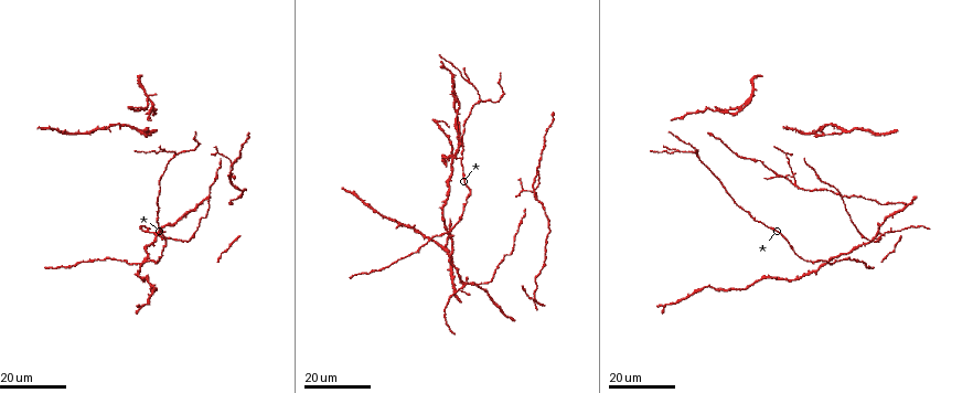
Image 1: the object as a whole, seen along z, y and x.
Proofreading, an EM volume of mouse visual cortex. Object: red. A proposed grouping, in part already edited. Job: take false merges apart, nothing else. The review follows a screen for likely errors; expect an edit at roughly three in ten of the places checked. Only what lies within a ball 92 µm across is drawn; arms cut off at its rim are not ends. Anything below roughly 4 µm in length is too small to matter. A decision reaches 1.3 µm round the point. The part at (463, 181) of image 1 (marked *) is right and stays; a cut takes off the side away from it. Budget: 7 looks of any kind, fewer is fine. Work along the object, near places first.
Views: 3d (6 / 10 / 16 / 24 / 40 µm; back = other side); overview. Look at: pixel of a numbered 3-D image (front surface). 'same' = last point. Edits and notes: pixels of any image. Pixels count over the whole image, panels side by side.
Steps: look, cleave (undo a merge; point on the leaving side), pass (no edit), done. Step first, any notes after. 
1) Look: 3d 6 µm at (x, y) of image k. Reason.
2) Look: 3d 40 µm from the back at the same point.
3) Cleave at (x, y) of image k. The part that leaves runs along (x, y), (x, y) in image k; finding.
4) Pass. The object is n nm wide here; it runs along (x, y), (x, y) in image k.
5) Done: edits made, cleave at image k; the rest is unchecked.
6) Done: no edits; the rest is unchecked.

Look: 3d 16 µm at (828, 264) of image 1. Looks like a crossing.

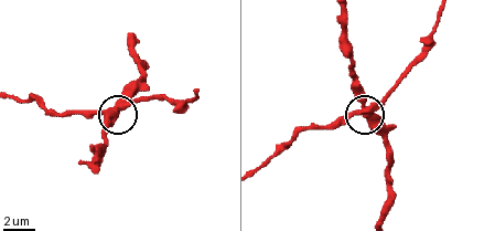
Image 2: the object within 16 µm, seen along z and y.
Look: 3d 10 µm at (364, 110) of image 2. Closer look.

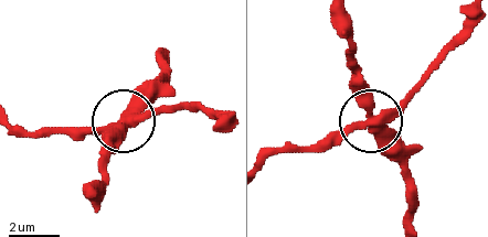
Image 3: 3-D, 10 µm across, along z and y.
Pass. The side arm is 63 µm long; it runs along (474, 23), (399, 105), (375, 119), (354, 56) in image 3; all the same cell.

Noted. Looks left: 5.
Look: 3d 24 µm at (462, 286) of image 1. Two arms in line, one across.

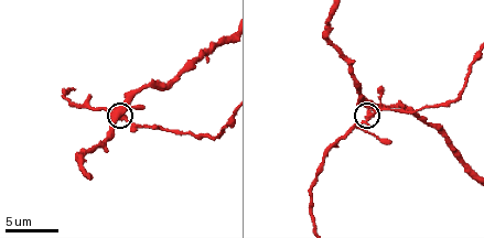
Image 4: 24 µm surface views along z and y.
Look: 3d 10 µm at (371, 118) of image 4.

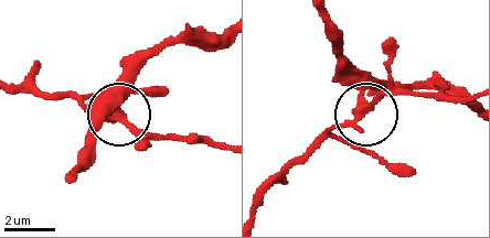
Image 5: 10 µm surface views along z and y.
Cleave at (332, 129) of image 5. 3 arms meet here; the part that leaves runs along (364, 111), (394, 93), (470, 98) in image 5; two cells meet here.

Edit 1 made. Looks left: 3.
Look: 3d 16 µm at (450, 155) of image 1. Arms part here.

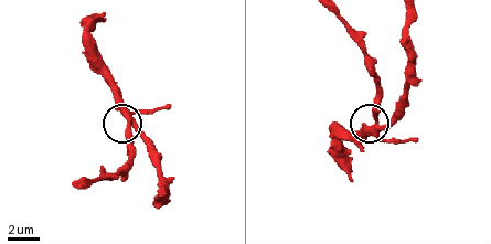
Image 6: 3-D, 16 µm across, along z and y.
Look: 3d 10 µm at (376, 125) of image 6.

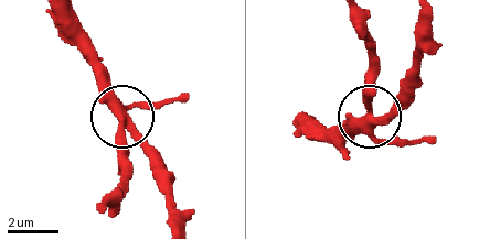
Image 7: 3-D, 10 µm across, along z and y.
Pass. The side arm is 10 µm long; it runs along (170, 220), (168, 170), (91, 65) in image 7; continuous, no second cell.

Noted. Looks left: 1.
Done: edits made, cleave at image 5; the rest is unchecked.

